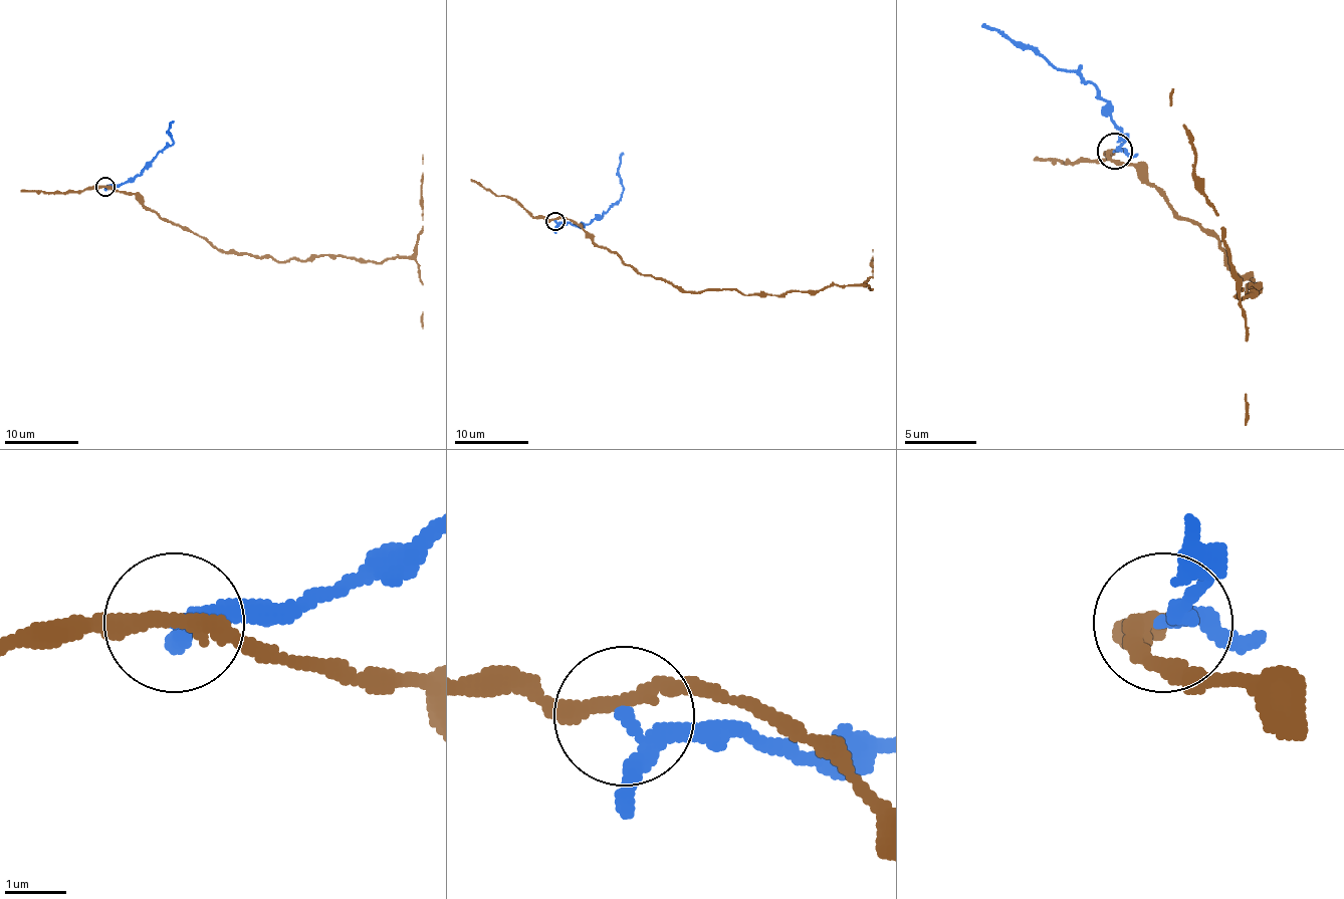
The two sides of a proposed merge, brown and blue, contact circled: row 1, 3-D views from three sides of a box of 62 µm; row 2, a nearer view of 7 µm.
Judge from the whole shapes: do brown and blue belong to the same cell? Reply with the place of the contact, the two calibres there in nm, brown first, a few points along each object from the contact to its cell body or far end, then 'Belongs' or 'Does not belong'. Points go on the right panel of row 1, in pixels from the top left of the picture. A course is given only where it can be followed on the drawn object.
Place: (1114, 151). Thickness 240 nm (brown) against 220 nm. Course of brown: (1112, 152), (1219, 241), (1222, 259), (1252, 281), (1248, 295), (1259, 295), (1259, 284), (1238, 295), (1172, 87). Course of blue: (1115, 152), (1122, 131), (1112, 120), (1112, 105), (1090, 83), (1058, 69), (1030, 48), (1015, 48), (982, 23). Does not belong

